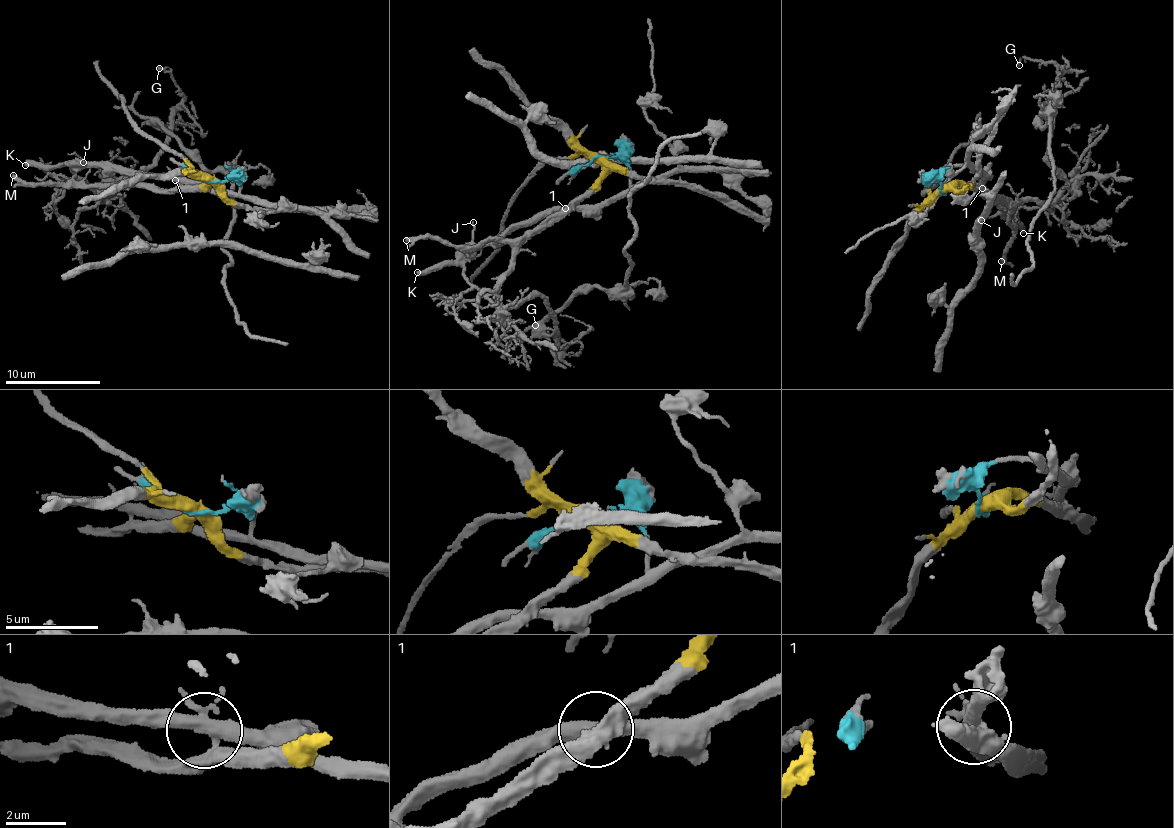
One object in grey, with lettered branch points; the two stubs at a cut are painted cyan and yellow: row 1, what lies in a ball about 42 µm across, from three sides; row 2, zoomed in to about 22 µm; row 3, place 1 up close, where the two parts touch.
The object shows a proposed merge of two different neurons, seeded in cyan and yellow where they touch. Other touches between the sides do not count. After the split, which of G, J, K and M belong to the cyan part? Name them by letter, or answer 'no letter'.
J, K

